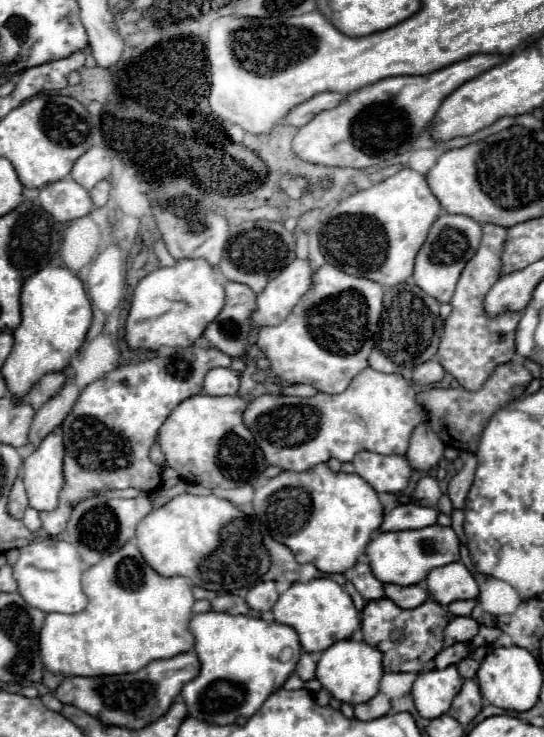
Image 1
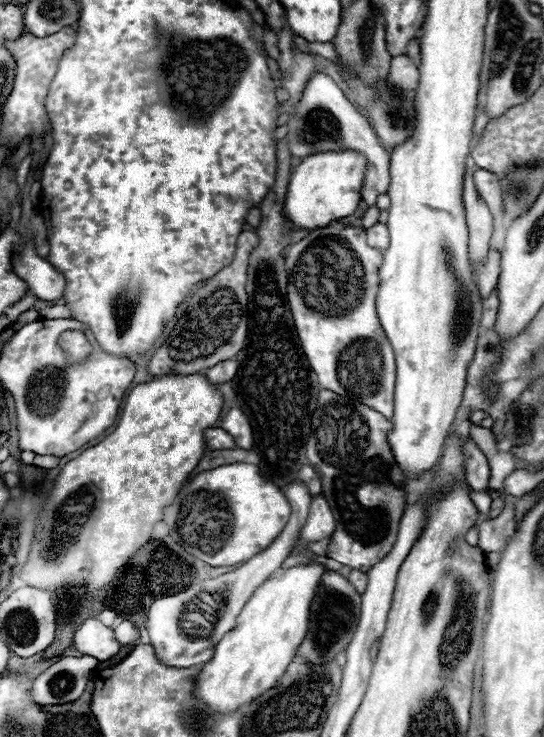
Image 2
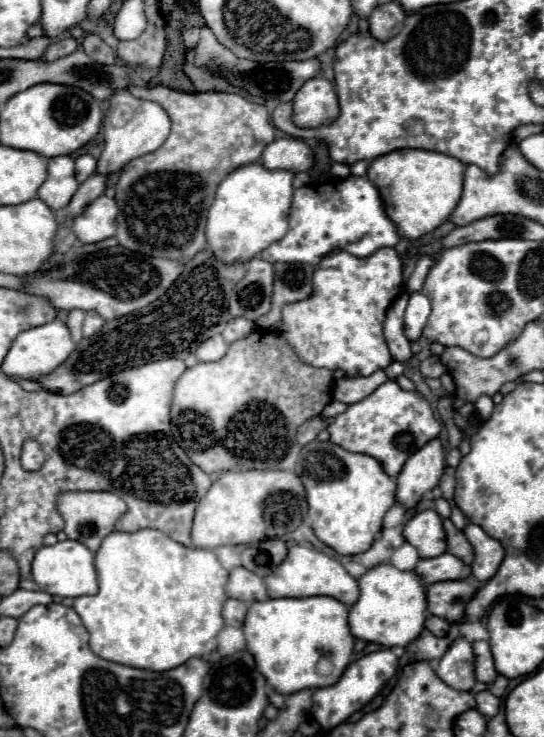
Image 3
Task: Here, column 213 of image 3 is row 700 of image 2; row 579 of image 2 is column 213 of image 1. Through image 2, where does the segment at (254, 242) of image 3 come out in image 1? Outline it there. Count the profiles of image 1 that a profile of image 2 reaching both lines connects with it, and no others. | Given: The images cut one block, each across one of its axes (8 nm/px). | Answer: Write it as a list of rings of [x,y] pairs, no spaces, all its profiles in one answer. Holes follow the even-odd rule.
[[[180,260],[170,268],[156,268],[146,278],[142,278],[134,290],[130,312],[126,318],[126,344],[130,350],[152,350],[156,352],[162,346],[168,348],[190,348],[204,334],[208,324],[218,316],[224,308],[224,284],[216,276],[216,268],[212,268],[206,260]]]

